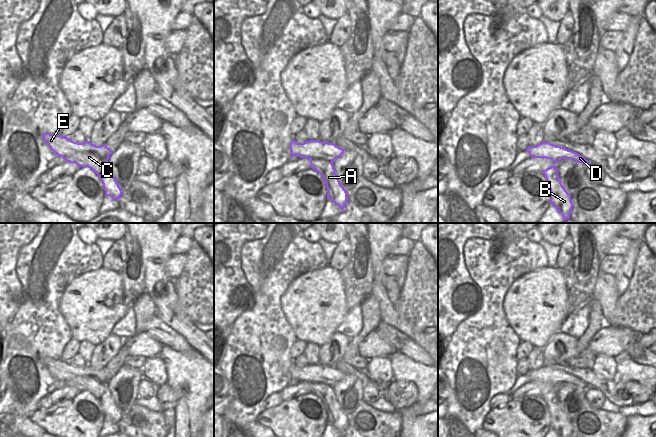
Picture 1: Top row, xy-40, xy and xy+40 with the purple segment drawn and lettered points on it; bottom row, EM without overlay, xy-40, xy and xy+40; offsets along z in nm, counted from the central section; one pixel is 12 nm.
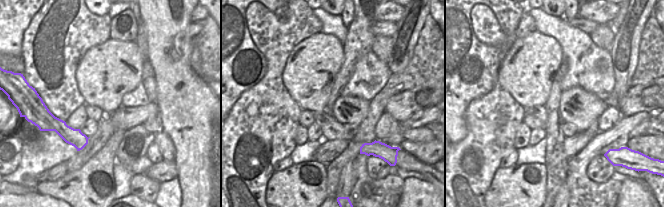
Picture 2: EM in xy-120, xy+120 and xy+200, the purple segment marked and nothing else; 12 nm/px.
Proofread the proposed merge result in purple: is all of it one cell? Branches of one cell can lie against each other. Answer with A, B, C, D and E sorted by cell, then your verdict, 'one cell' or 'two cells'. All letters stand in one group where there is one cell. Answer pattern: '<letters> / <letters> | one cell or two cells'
A B / C D E | two cells

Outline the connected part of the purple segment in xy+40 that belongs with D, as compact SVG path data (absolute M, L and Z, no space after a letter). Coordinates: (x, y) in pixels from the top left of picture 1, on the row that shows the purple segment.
M544 141L536 146L528 146L526 151L534 158L546 158L552 160L553 162L558 162L561 159L571 159L585 165L591 163L582 155L572 150Z

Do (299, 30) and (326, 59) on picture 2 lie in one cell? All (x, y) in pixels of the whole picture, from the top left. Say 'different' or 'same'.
different

